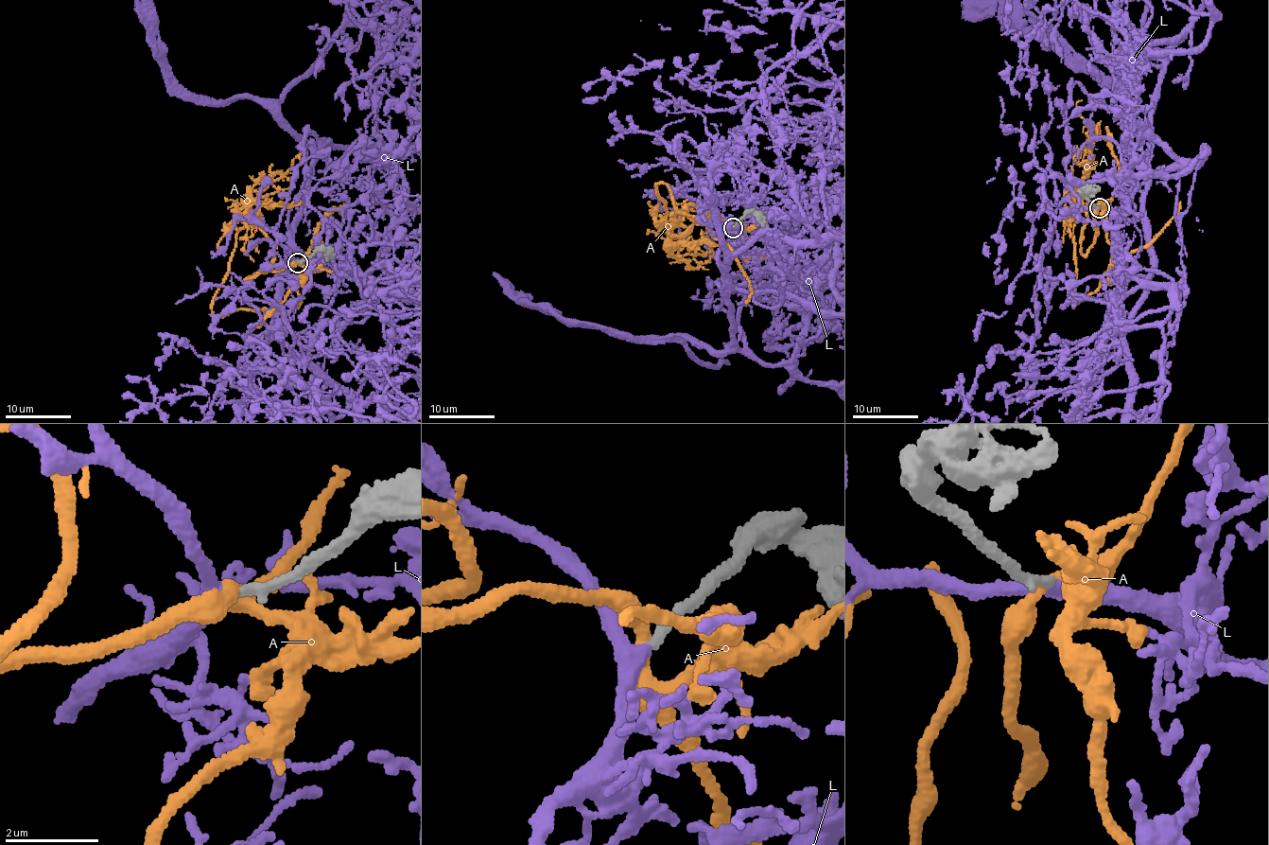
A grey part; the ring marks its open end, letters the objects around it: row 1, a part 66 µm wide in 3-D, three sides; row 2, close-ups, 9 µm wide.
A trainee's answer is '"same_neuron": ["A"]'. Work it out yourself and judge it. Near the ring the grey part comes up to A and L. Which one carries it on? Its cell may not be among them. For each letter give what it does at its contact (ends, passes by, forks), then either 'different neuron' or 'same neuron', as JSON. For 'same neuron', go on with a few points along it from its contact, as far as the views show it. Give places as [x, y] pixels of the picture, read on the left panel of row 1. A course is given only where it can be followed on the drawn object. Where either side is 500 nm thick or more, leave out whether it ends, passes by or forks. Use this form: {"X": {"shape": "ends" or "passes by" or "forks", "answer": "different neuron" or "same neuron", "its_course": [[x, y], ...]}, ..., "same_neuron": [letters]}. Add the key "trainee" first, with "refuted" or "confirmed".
{"trainee": "refuted", "A": {"shape": "passes by", "answer": "different neuron"}, "L": {"shape": "passes by", "answer": "same neuron", "its_course": [[297, 263], [285, 255], [311, 149], [274, 107], [202, 99], [179, 84]]}, "same_neuron": ["L"]}

